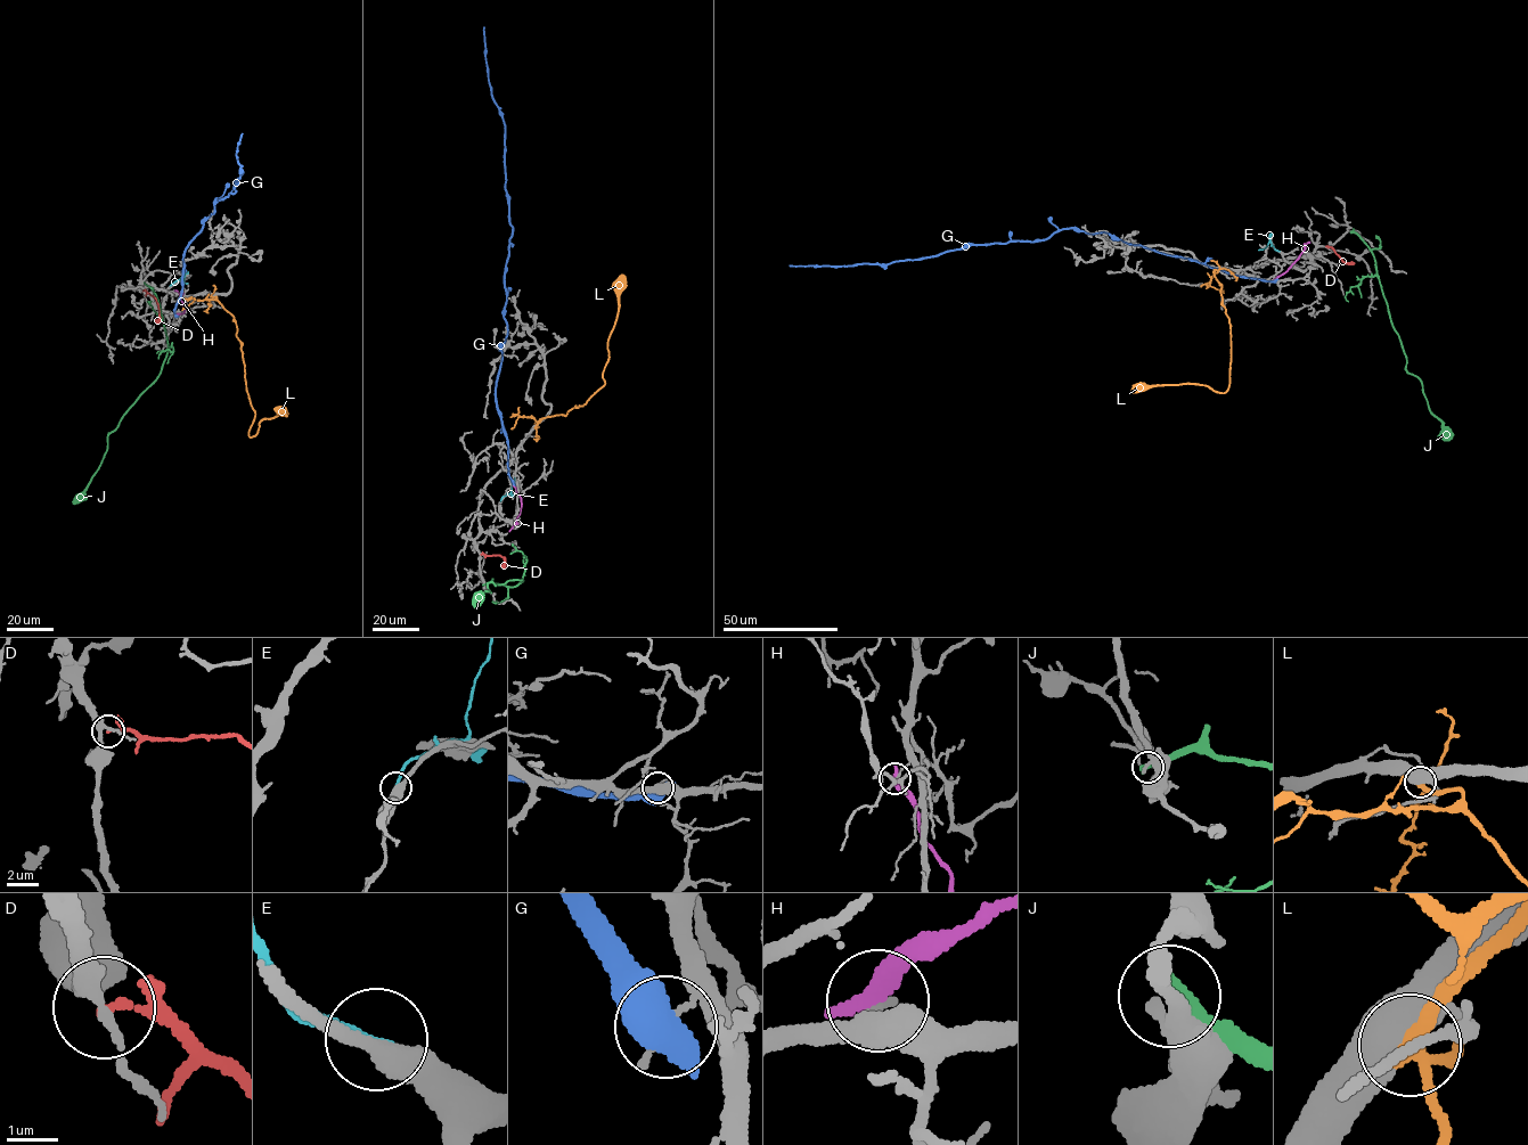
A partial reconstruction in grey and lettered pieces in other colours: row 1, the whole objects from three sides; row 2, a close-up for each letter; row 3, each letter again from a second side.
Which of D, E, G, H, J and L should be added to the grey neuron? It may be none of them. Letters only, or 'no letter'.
L

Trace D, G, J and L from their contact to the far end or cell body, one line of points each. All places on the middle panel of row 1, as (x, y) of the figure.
D: (481, 554), (500, 555), (504, 558), (503, 567)
G: (513, 483), (496, 386), (507, 333), (504, 281), (513, 227), (505, 191), (504, 124), (489, 81), (484, 27)
J: (484, 585), (515, 587), (523, 580), (496, 586), (491, 581), (490, 591), (473, 602)
L: (534, 427), (542, 418), (564, 416), (575, 406), (582, 406), (604, 384), (607, 342), (617, 319), (623, 275)

